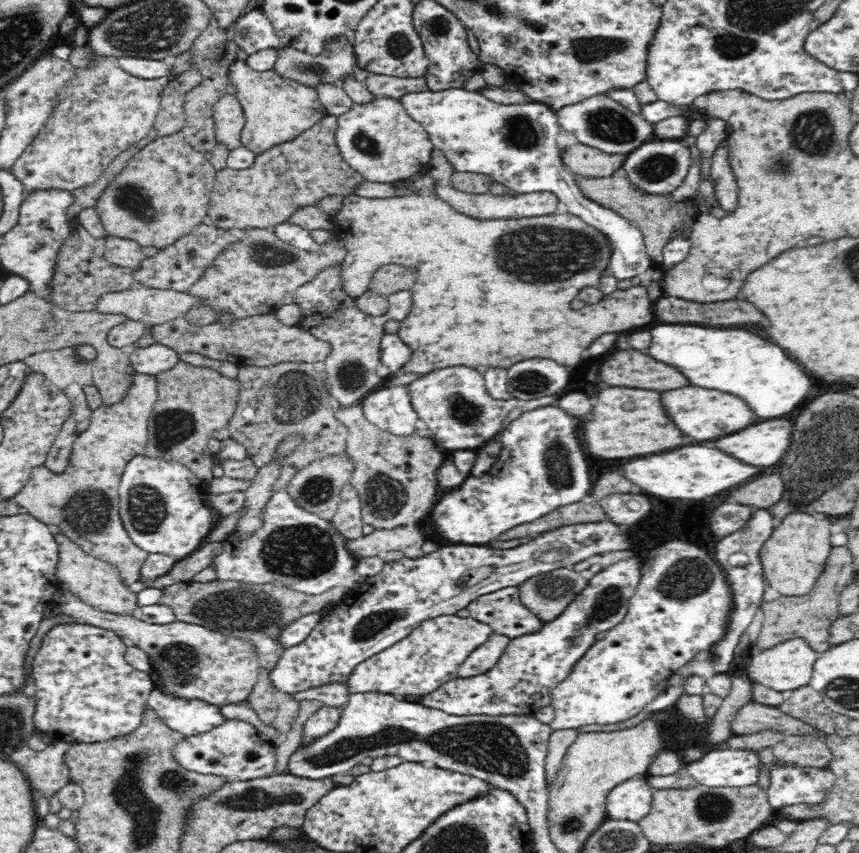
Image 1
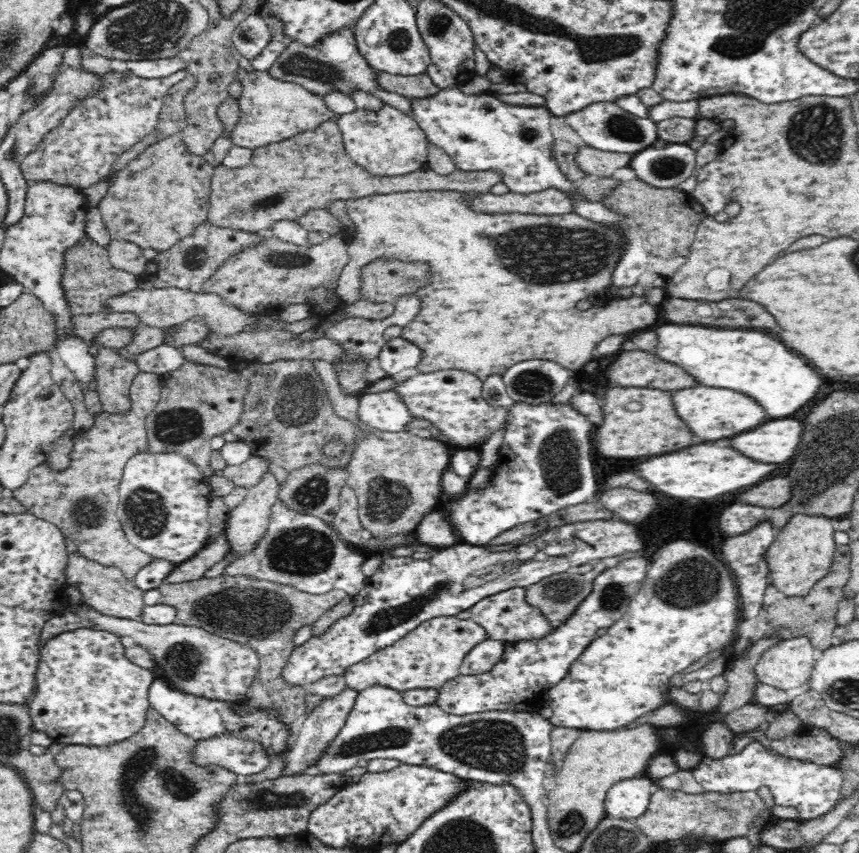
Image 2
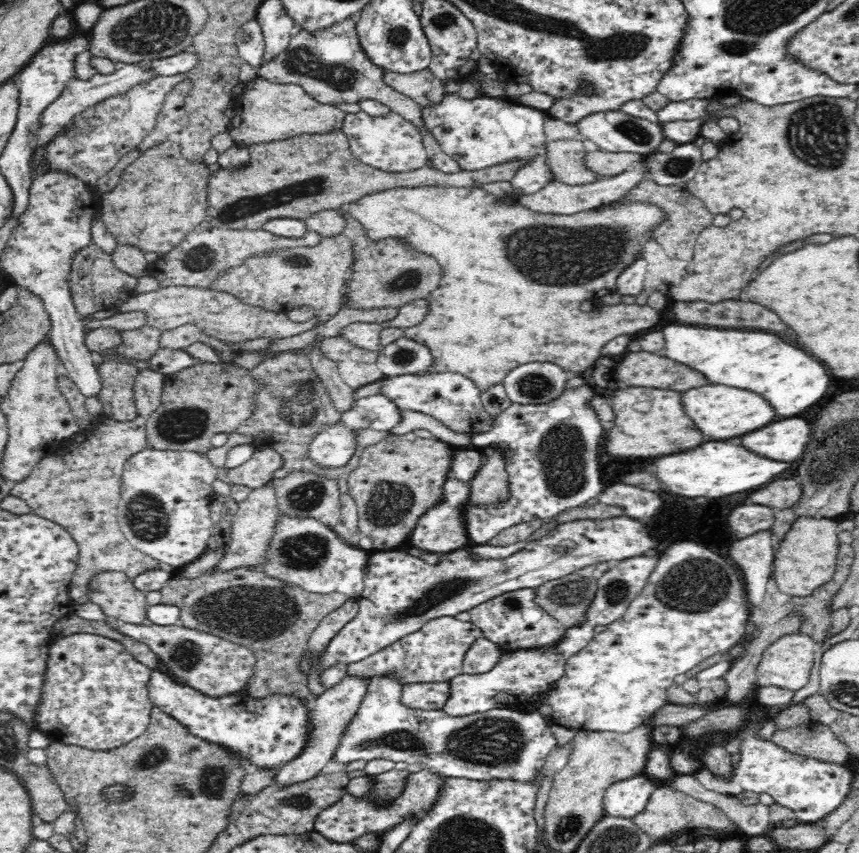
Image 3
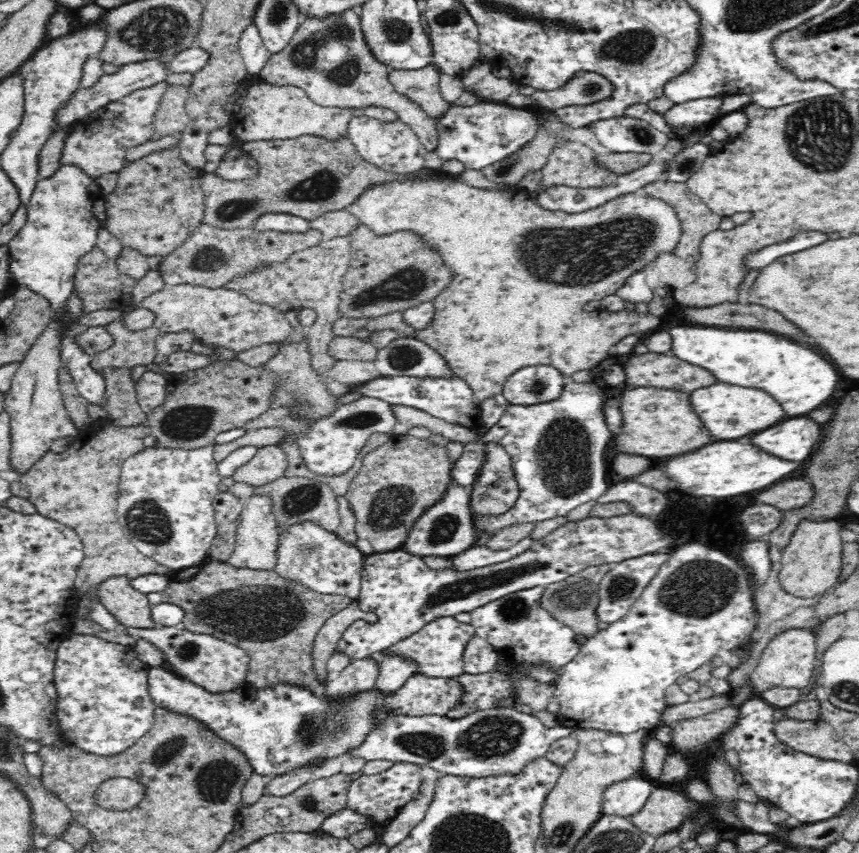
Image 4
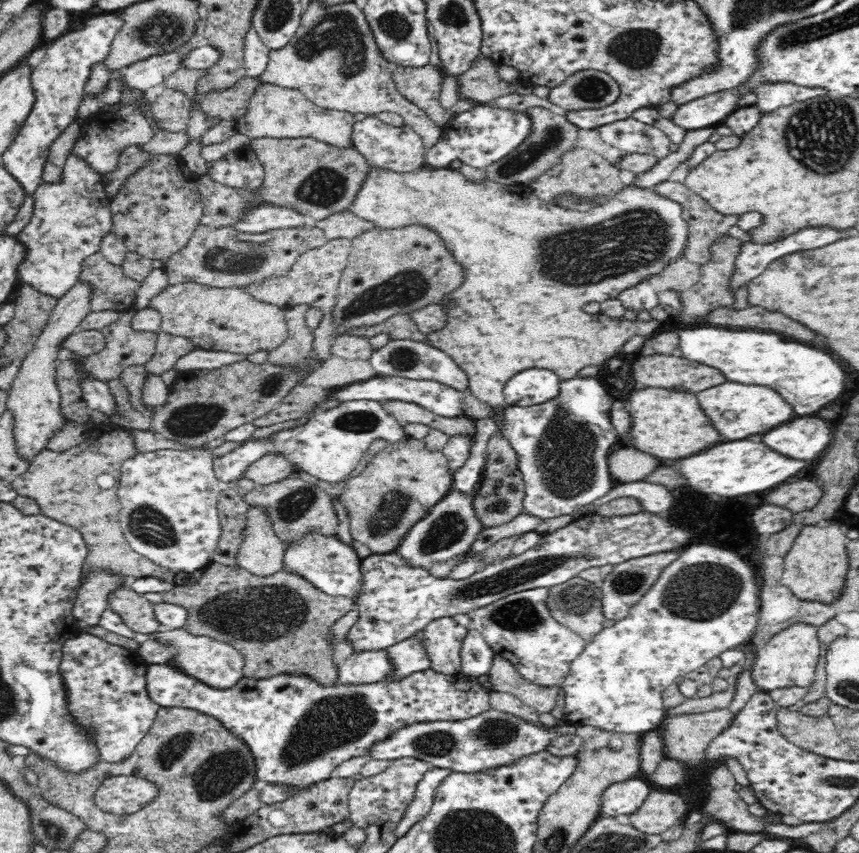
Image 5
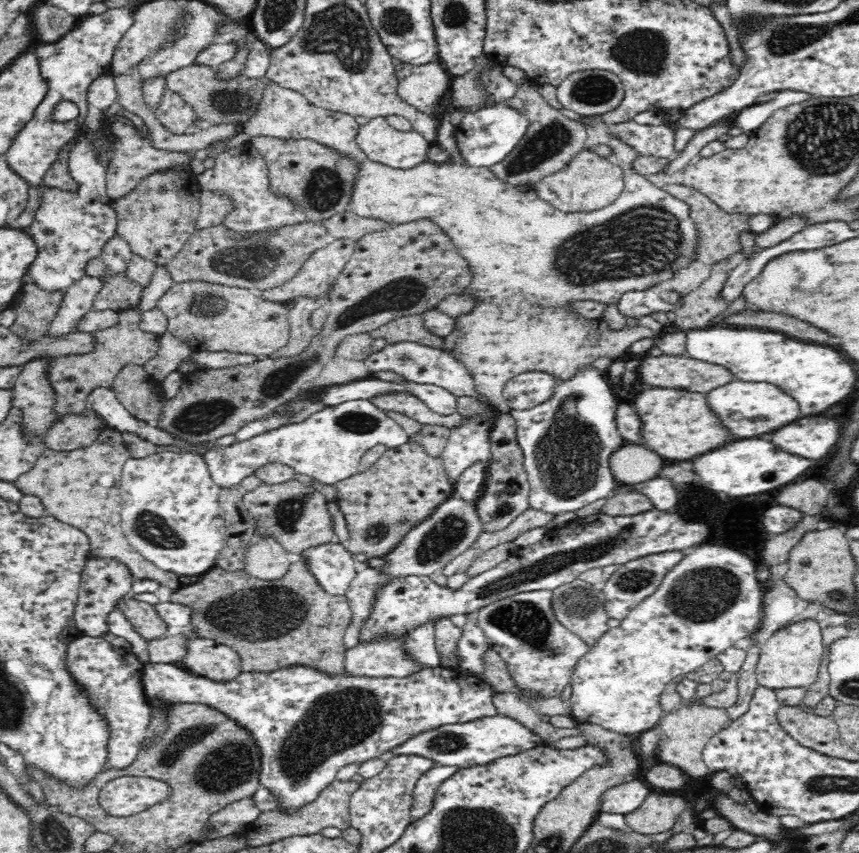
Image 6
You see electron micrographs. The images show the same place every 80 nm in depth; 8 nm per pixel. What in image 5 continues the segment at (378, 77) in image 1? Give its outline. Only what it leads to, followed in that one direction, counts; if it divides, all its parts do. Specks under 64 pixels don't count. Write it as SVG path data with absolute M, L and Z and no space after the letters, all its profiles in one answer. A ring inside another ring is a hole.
M428 63L423 67L395 66L393 79L397 91L412 104L421 108L440 127L452 119L449 111L444 110L438 98L442 90L442 71Z

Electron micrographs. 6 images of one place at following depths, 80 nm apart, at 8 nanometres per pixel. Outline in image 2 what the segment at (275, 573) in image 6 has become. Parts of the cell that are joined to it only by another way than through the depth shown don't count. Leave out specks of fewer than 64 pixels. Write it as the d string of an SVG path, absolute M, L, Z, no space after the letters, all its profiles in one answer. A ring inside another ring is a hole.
M270 471L263 474L262 480L259 480L259 483L247 488L248 494L246 494L244 500L238 506L232 509L232 514L230 514L228 521L226 537L230 545L229 552L224 556L224 559L217 562L204 573L206 578L216 578L216 576L224 574L225 568L232 561L245 557L266 534L270 519L272 518L272 507L278 501L279 488L280 483L278 479Z

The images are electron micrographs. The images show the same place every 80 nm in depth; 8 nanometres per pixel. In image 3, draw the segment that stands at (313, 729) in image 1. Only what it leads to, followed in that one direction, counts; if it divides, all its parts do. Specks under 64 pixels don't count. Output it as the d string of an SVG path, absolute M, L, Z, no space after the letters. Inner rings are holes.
M346 672L344 678L338 684L325 688L322 694L316 695L316 698L307 702L309 710L312 711L312 725L314 725L312 740L310 740L310 744L308 744L308 748L304 750L302 756L298 756L296 760L286 763L281 769L277 770L276 777L270 781L272 784L284 790L288 786L294 786L294 784L300 784L300 782L306 782L310 778L324 774L324 766L338 752L345 727L358 713L360 703L366 696L369 682L370 678L357 676L357 674L347 674Z

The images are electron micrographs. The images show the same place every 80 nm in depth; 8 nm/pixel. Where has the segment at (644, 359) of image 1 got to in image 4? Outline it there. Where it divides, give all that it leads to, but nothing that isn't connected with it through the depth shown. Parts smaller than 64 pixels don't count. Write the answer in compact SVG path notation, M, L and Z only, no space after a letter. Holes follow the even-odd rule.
M654 352L632 356L626 362L624 370L626 370L628 384L634 384L634 386L692 392L718 382L710 372L706 372L706 368L698 368L674 356L670 358Z

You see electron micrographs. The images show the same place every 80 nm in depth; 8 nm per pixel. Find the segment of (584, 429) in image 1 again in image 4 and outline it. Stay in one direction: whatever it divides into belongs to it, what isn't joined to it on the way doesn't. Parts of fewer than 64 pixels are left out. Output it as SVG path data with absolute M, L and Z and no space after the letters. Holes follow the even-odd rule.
M663 388L626 390L622 394L620 410L624 416L624 426L614 436L615 447L619 452L668 458L692 452L712 442L710 432L702 428L702 420L698 420L694 408L690 408L690 396L686 392L674 392Z

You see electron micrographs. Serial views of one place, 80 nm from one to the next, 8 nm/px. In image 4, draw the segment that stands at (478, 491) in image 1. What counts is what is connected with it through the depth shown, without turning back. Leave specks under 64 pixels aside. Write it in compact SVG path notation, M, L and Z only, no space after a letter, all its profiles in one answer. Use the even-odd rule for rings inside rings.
M609 363L601 364L592 370L592 381L576 382L566 380L561 395L556 400L533 405L508 405L506 412L495 425L479 433L484 443L499 442L512 457L512 468L515 472L520 487L520 496L516 504L502 516L476 516L475 526L479 534L494 532L498 528L505 528L518 523L537 523L556 517L566 517L571 510L574 510L584 502L600 498L610 487L606 481L606 463L604 452L608 444L614 440L615 434L608 428L604 416L604 392L599 387L606 386L604 373L610 370Z

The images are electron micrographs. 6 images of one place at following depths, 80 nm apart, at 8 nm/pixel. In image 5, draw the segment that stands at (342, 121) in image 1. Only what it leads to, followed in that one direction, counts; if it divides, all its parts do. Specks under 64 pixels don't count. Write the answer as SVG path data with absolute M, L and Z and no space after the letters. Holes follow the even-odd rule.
M367 116L364 120L354 123L351 139L355 149L364 155L370 166L394 172L412 172L426 165L424 141L408 125L395 127L382 122L375 116Z

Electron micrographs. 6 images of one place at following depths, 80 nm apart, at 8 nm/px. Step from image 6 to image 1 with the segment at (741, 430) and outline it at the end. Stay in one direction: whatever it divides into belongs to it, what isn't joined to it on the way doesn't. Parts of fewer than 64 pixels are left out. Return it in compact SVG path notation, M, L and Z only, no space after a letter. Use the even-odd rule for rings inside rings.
M686 386L686 388L672 390L672 392L664 392L662 402L664 402L664 408L668 410L670 418L676 422L676 426L686 436L700 440L700 442L728 436L732 432L748 428L750 422L754 422L754 414L752 414L750 406L746 402L742 402L742 398L732 396L728 392L714 392L714 390L706 390L706 388L698 388L698 386Z

